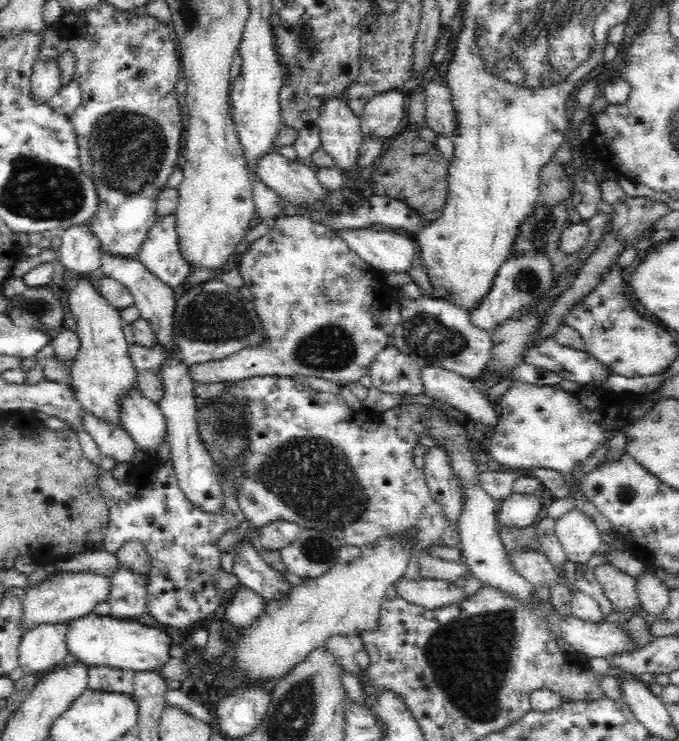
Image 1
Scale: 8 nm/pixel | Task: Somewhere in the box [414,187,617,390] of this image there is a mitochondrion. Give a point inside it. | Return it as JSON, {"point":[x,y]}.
{"point":[538,234]}

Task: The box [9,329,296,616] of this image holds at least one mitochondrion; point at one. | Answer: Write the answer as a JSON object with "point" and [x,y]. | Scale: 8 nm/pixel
{"point":[227,434]}

